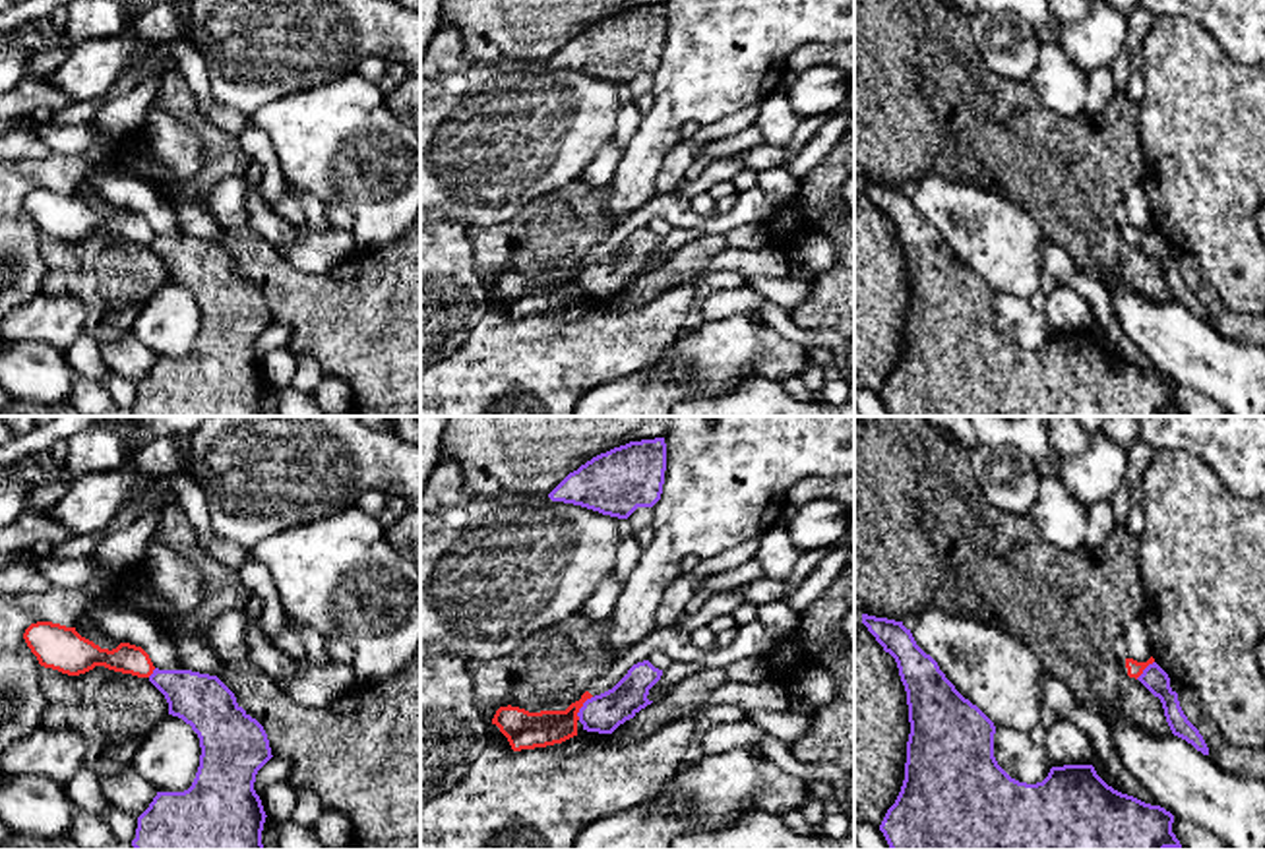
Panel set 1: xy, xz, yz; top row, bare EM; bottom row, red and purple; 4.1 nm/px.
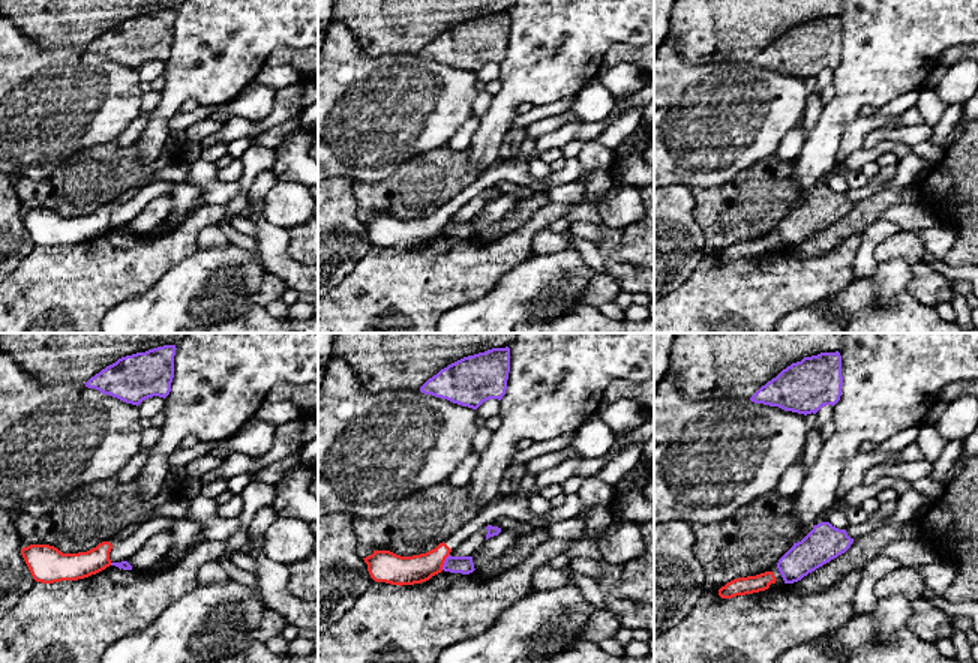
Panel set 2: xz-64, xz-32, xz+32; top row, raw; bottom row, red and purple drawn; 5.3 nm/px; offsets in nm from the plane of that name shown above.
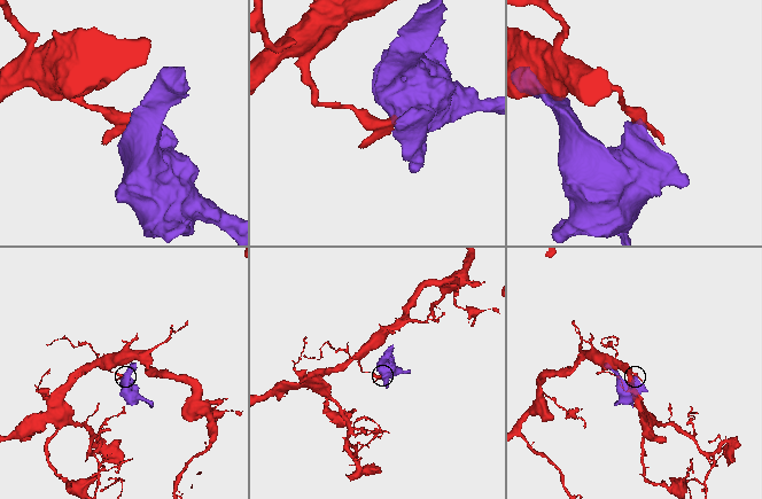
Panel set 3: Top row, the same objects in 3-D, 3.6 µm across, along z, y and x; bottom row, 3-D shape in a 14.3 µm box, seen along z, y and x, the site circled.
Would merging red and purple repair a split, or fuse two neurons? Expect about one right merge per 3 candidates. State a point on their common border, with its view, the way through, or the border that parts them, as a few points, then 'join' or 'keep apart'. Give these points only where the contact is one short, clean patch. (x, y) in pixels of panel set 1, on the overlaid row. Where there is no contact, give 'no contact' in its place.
meets red in xz at (582, 705); border along xz (591, 696), (580, 709), (578, 719); keep apart

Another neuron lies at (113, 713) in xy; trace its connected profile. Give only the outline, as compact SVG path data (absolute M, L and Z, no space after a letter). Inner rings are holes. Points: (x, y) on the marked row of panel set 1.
M41 666L41 687L46 697L43 726L79 734L83 767L99 778L130 767L145 736L169 714L165 695L149 678L105 666L79 676Z

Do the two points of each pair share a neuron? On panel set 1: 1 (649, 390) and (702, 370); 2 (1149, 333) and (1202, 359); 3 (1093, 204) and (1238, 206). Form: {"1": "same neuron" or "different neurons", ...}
{"1": "same neuron", "2": "same neuron", "3": "different neurons"}

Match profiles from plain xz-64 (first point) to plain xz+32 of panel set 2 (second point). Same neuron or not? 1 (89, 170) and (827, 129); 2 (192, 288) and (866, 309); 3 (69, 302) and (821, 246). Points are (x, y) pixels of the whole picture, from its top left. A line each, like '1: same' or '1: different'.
1: different
2: different
3: different

